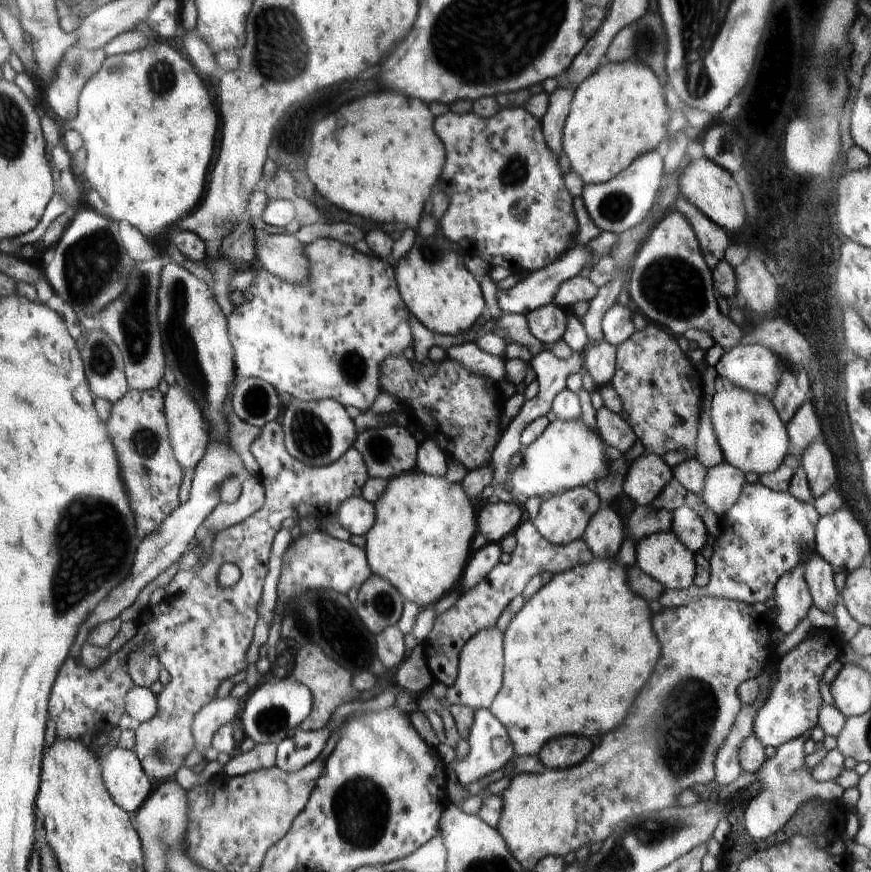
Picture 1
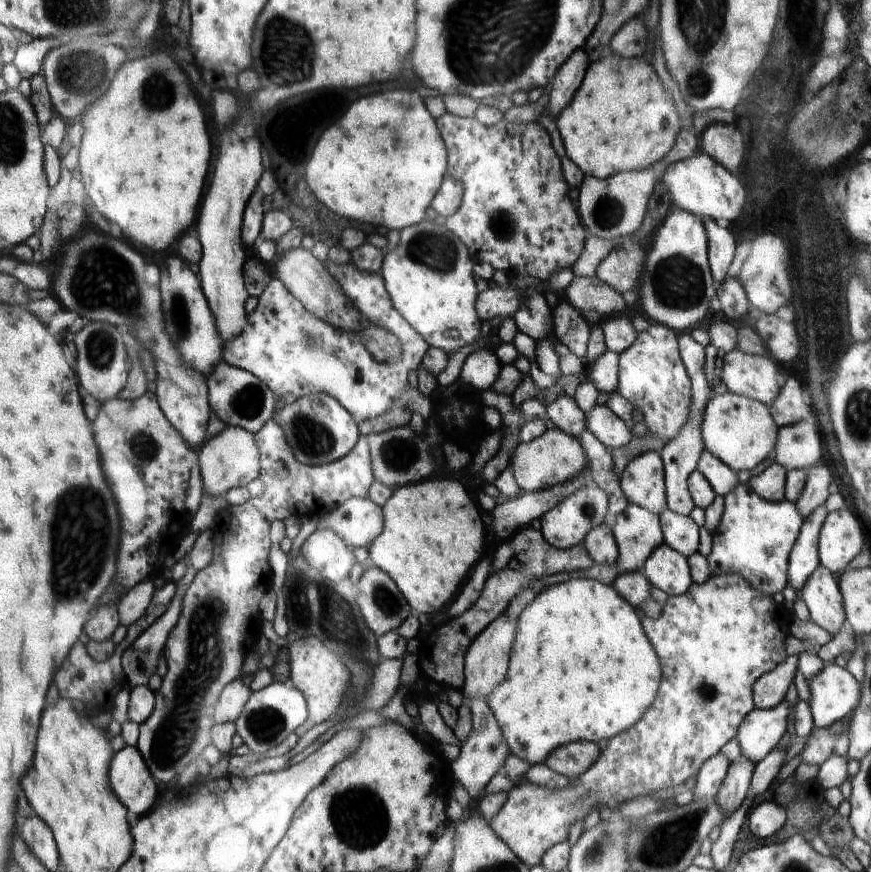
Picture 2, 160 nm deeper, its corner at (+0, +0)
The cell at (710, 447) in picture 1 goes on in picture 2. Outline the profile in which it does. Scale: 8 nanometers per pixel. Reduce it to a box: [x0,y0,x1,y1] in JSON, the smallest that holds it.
[697,449,740,497]

